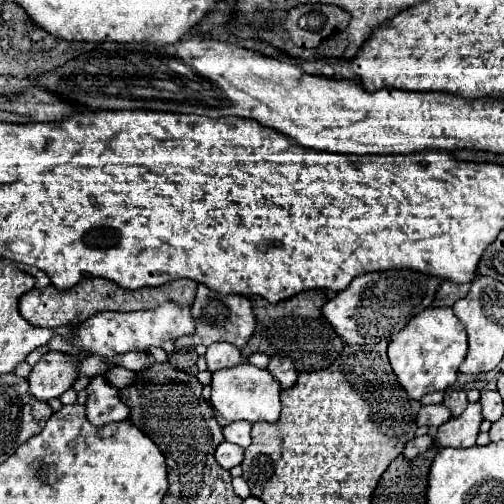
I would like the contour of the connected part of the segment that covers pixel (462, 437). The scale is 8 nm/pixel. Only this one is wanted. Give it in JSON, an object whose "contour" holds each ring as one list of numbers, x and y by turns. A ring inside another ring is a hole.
{"contour":[[479,401,469,403,461,417,449,419,447,423,443,423,439,427,433,445,437,449,443,449,443,447,457,447,457,449,473,447,475,439,477,439,477,433,479,433,481,421,483,421,483,417,481,417]]}

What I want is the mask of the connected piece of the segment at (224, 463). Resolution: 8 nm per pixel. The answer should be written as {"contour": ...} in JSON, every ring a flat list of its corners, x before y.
{"contour":[[223,441,215,451,215,459,223,469,231,469,243,461,243,449,233,443]]}

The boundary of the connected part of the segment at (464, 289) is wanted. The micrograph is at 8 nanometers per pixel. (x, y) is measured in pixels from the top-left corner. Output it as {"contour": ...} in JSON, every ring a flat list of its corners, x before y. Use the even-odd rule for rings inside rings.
{"contour":[[443,281,437,295,435,295,435,301,433,301,433,307,451,307,457,299,465,297,469,293,469,285,457,285,457,283,451,283,451,281]]}

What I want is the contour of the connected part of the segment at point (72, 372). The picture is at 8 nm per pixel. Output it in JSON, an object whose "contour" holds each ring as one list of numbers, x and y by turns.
{"contour":[[59,351,45,353,33,367,29,375,29,391,39,401,49,401,71,389,77,379,77,367,73,357]]}

